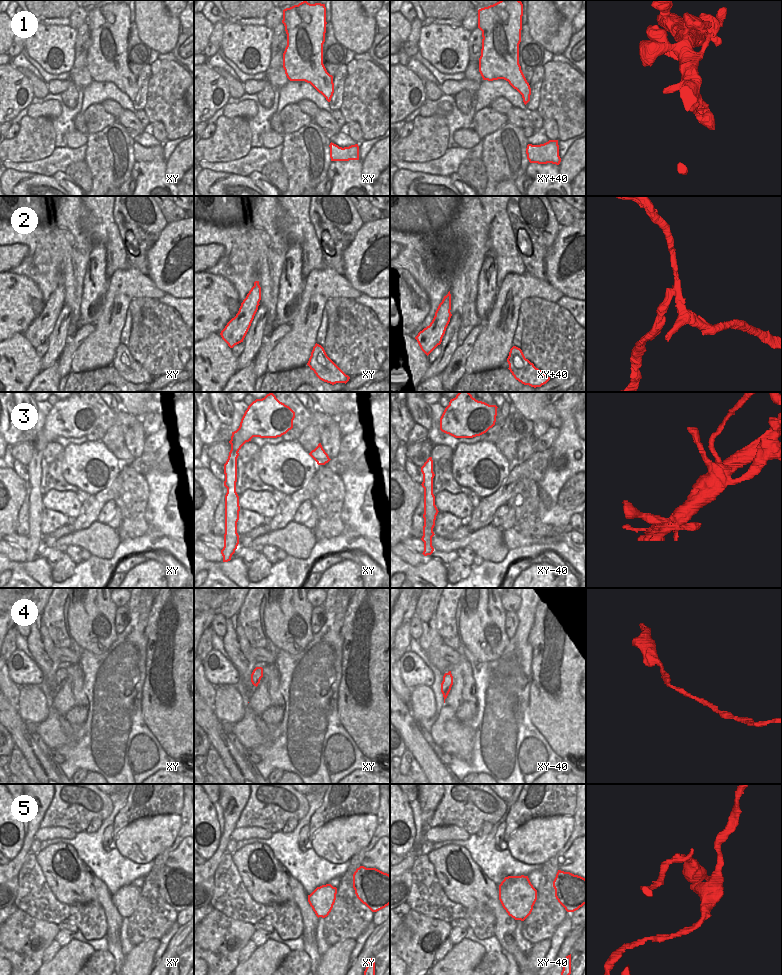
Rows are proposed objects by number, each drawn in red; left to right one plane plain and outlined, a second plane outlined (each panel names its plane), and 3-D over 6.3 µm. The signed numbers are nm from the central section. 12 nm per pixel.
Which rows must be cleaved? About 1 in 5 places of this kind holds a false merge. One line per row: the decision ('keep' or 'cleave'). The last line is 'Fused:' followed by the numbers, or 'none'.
1: keep
2: cleave
3: cleave
4: keep
5: cleave
Fused: 2, 3, 5

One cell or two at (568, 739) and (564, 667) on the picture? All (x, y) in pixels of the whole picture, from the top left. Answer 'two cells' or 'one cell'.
one cell

